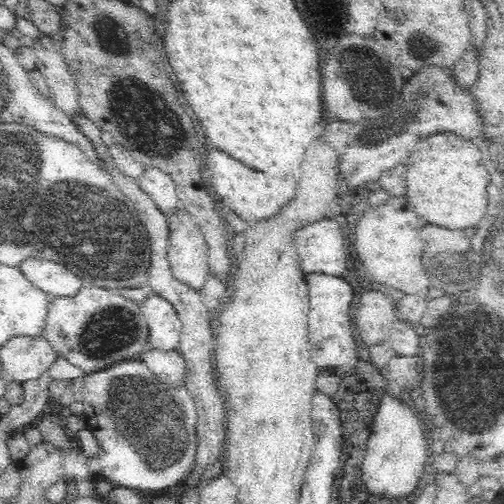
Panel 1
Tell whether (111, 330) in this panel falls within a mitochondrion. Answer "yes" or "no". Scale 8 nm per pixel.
yes

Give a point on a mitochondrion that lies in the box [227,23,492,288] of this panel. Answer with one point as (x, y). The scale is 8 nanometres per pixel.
(371, 82)

